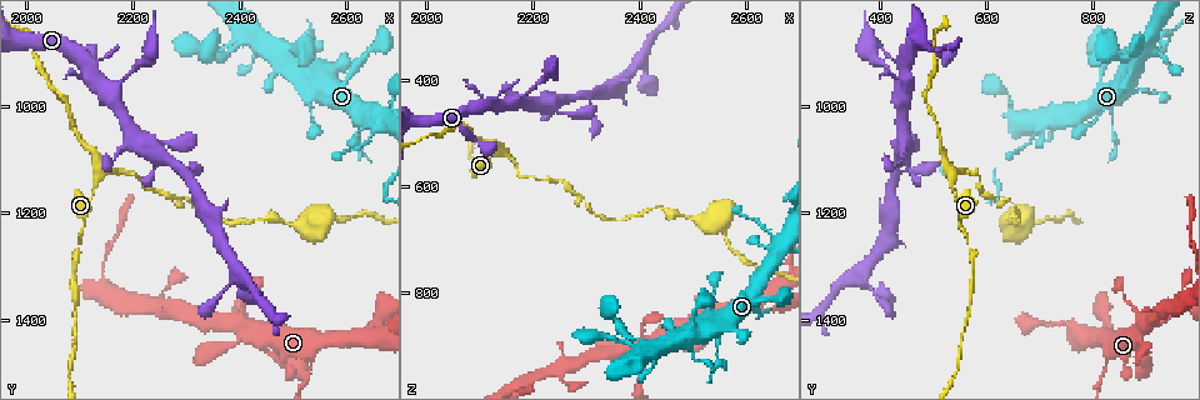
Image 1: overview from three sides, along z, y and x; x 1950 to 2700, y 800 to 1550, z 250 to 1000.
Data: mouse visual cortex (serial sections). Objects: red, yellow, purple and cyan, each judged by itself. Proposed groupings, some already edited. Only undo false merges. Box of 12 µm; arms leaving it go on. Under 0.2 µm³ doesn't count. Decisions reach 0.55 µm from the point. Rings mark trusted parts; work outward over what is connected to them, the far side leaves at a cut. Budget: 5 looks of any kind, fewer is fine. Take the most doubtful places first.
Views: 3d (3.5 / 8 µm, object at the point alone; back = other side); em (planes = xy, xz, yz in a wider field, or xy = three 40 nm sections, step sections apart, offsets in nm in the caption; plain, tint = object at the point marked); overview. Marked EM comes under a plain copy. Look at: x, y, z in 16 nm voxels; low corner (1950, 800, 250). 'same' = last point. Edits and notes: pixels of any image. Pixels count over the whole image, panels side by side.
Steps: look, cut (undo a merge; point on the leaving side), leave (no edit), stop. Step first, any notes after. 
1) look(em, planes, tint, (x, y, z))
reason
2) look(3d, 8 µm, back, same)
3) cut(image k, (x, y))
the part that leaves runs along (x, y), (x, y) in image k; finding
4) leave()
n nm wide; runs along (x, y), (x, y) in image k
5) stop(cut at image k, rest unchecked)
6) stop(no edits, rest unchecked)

look(3d, 3.5 µm, (2095, 1255, 570))
calibre changes

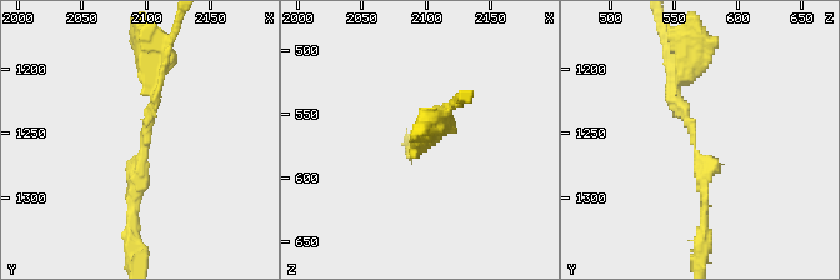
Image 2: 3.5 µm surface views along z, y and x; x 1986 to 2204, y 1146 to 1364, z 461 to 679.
look(em, xy, step 5, tint, (2100, 1258, 564))

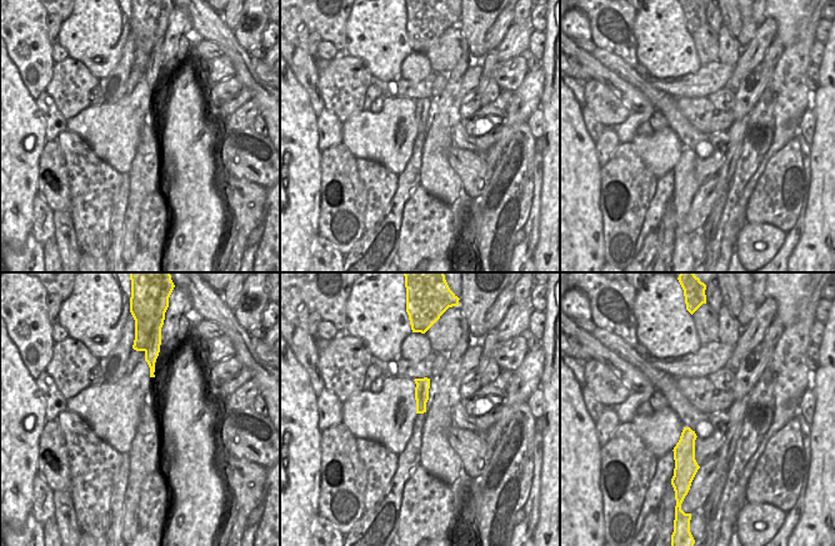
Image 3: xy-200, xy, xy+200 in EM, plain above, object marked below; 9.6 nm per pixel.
leave()
runs along (151, 66), (155, 104), (133, 224) in image 2; one cell here

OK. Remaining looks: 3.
look(3d, 3.5 µm, back, (2145, 1120, 540))

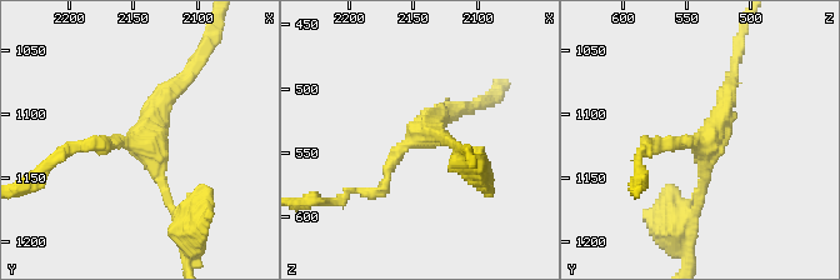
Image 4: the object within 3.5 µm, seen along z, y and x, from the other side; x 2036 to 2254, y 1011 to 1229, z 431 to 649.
look(em, xy, step 5, tint, (2144, 1122, 538))
3 arms; arms of 100, 150, 200 nm; need the tissue

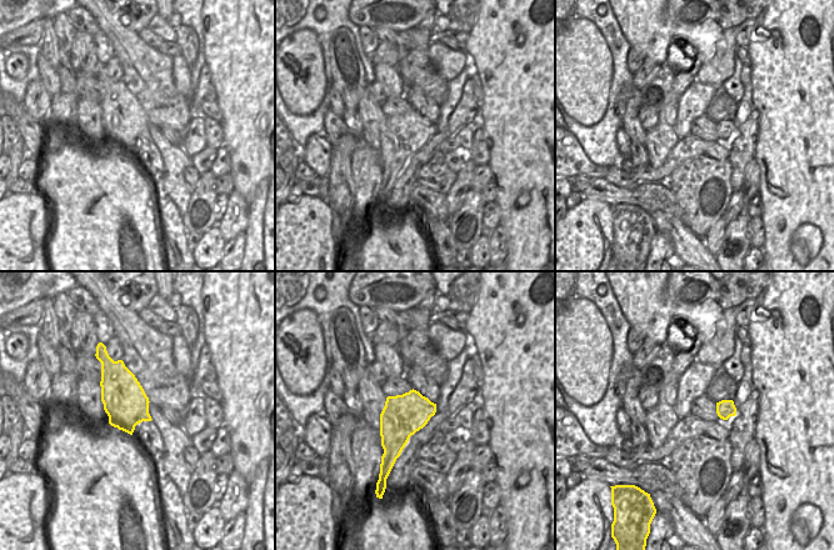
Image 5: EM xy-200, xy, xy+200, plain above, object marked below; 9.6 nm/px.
leave()
runs along (176, 211), (141, 143), (91, 146) in image 4; continuous, no second cell

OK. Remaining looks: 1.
stop(no edits, rest unchecked)

